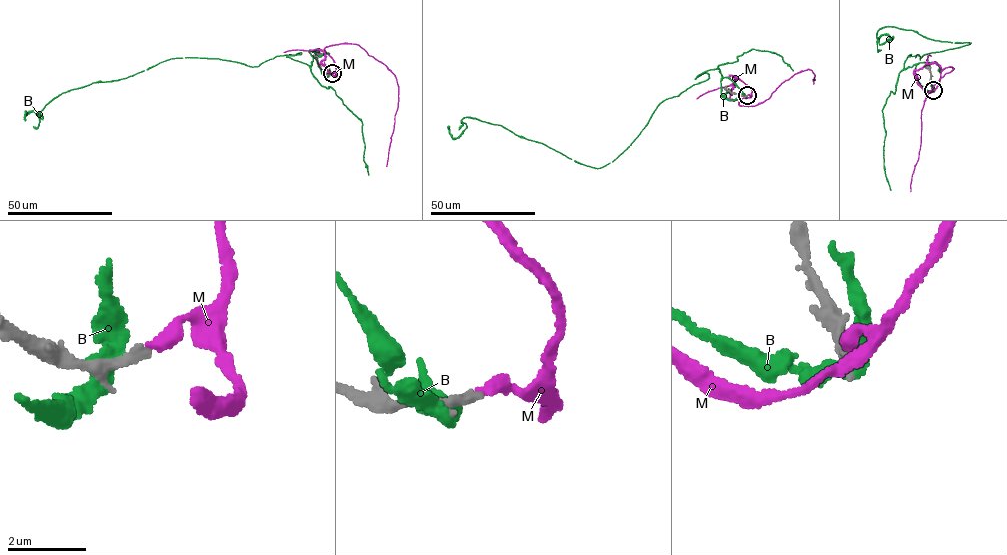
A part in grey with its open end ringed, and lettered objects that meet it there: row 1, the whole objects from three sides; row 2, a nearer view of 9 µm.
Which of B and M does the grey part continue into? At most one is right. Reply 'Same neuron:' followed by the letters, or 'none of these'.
Same neuron: M

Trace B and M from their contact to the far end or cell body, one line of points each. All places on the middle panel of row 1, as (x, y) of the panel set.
B: (745, 96), (718, 69), (704, 71), (598, 168), (496, 124), (464, 117), (453, 138), (449, 126)
M: (747, 95), (751, 95), (739, 104), (755, 106), (806, 70), (815, 76), (813, 84)

